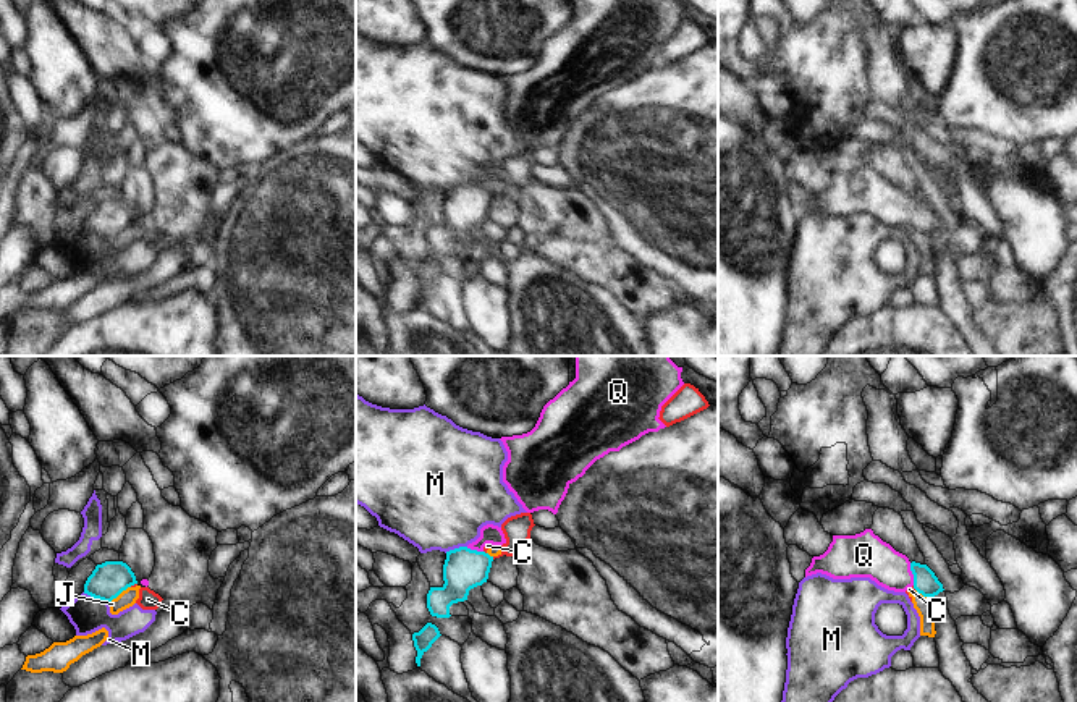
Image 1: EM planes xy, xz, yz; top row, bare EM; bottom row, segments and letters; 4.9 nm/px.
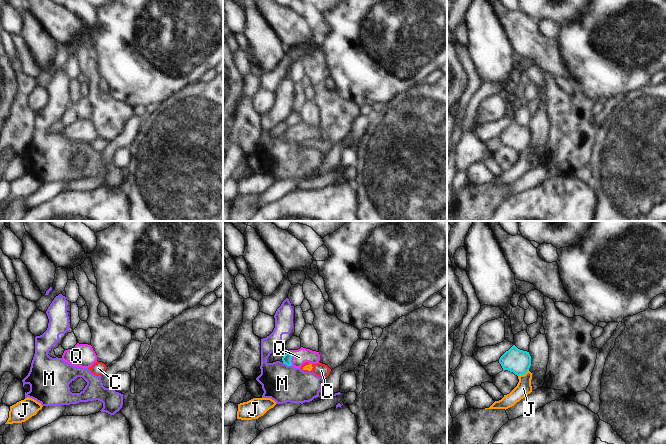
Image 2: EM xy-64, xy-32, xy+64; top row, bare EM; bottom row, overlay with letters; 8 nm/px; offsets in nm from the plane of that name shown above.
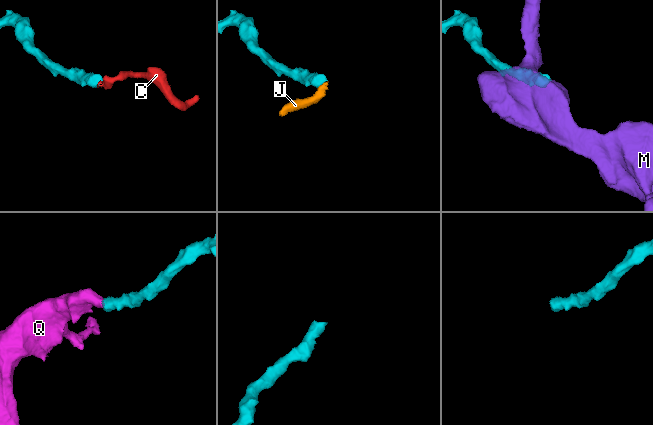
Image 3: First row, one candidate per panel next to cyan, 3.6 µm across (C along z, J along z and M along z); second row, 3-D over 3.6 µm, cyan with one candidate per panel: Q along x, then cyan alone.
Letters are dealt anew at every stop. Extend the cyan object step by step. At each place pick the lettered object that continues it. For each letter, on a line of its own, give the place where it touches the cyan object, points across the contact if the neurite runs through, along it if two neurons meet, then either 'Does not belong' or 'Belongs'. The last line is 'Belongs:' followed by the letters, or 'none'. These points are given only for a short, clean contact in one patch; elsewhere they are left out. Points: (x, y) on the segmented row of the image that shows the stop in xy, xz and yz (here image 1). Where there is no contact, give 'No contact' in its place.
C: Touches cyan at xy (133, 584). Boundary: xy (136, 583), (130, 586). Does not belong
J: Touches cyan at xy (118, 594). Boundary: xy (130, 586), (109, 604). Does not belong
M: Touches cyan at xy (96, 597). Boundary: xy (83, 592), (109, 602). Does not belong
Q: Touches cyan at yz (912, 573). Path across: yz (925, 583), (912, 573), (896, 573), (865, 555). Belongs
Belongs: Q.

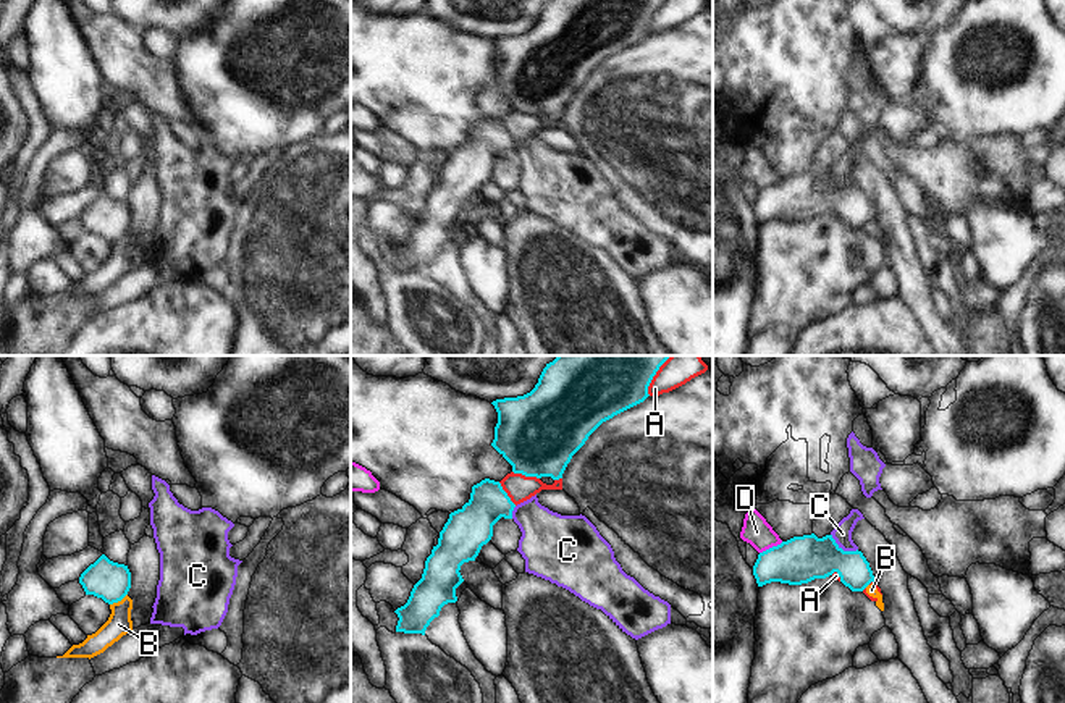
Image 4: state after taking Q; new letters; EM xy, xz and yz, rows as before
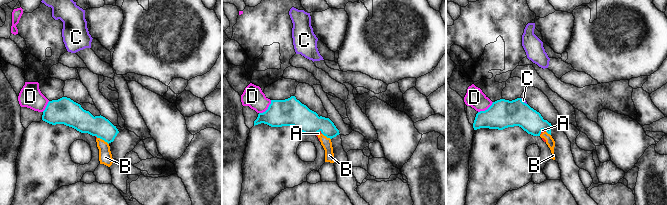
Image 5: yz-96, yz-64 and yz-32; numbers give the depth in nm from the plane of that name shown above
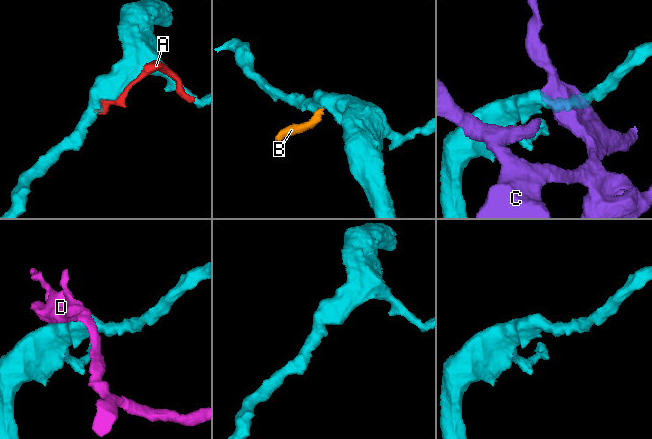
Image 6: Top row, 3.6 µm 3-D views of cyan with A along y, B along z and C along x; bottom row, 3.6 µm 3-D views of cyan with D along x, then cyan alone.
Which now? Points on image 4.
A: Touches cyan at xz (526, 475). Does not belong
B: Touches cyan at xy (118, 600). Boundary: xy (126, 593), (110, 605). Does not belong
C: Touches cyan at yz (841, 548). Boundary: yz (831, 534), (844, 550), (857, 550). Does not belong
D: Touches cyan at yz (773, 547). Does not belong
Belongs: none.

